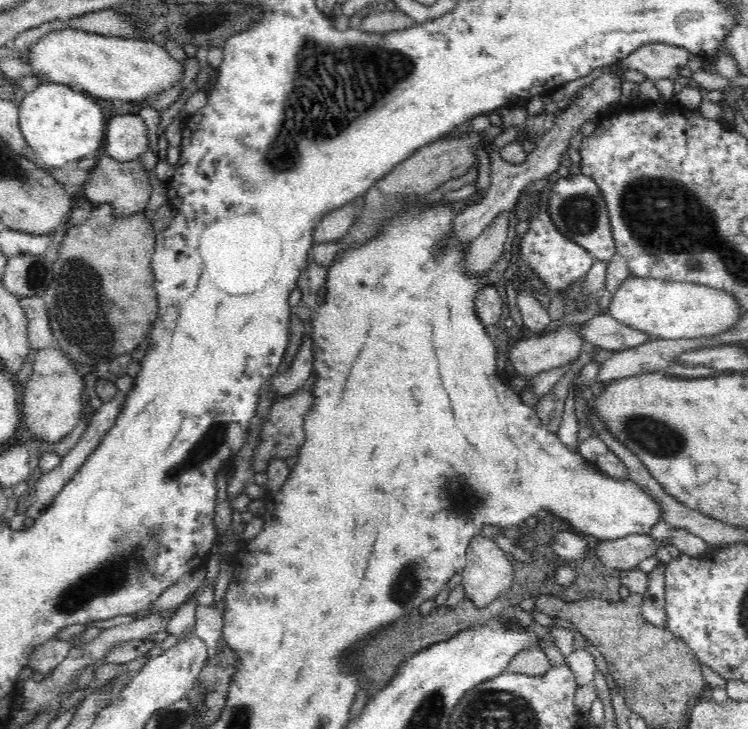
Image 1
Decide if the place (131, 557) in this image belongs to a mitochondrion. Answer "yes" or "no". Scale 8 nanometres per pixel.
yes

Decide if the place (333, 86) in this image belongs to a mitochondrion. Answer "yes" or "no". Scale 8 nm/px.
yes

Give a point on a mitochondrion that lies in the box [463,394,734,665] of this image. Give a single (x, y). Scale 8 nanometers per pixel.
(653, 435)

